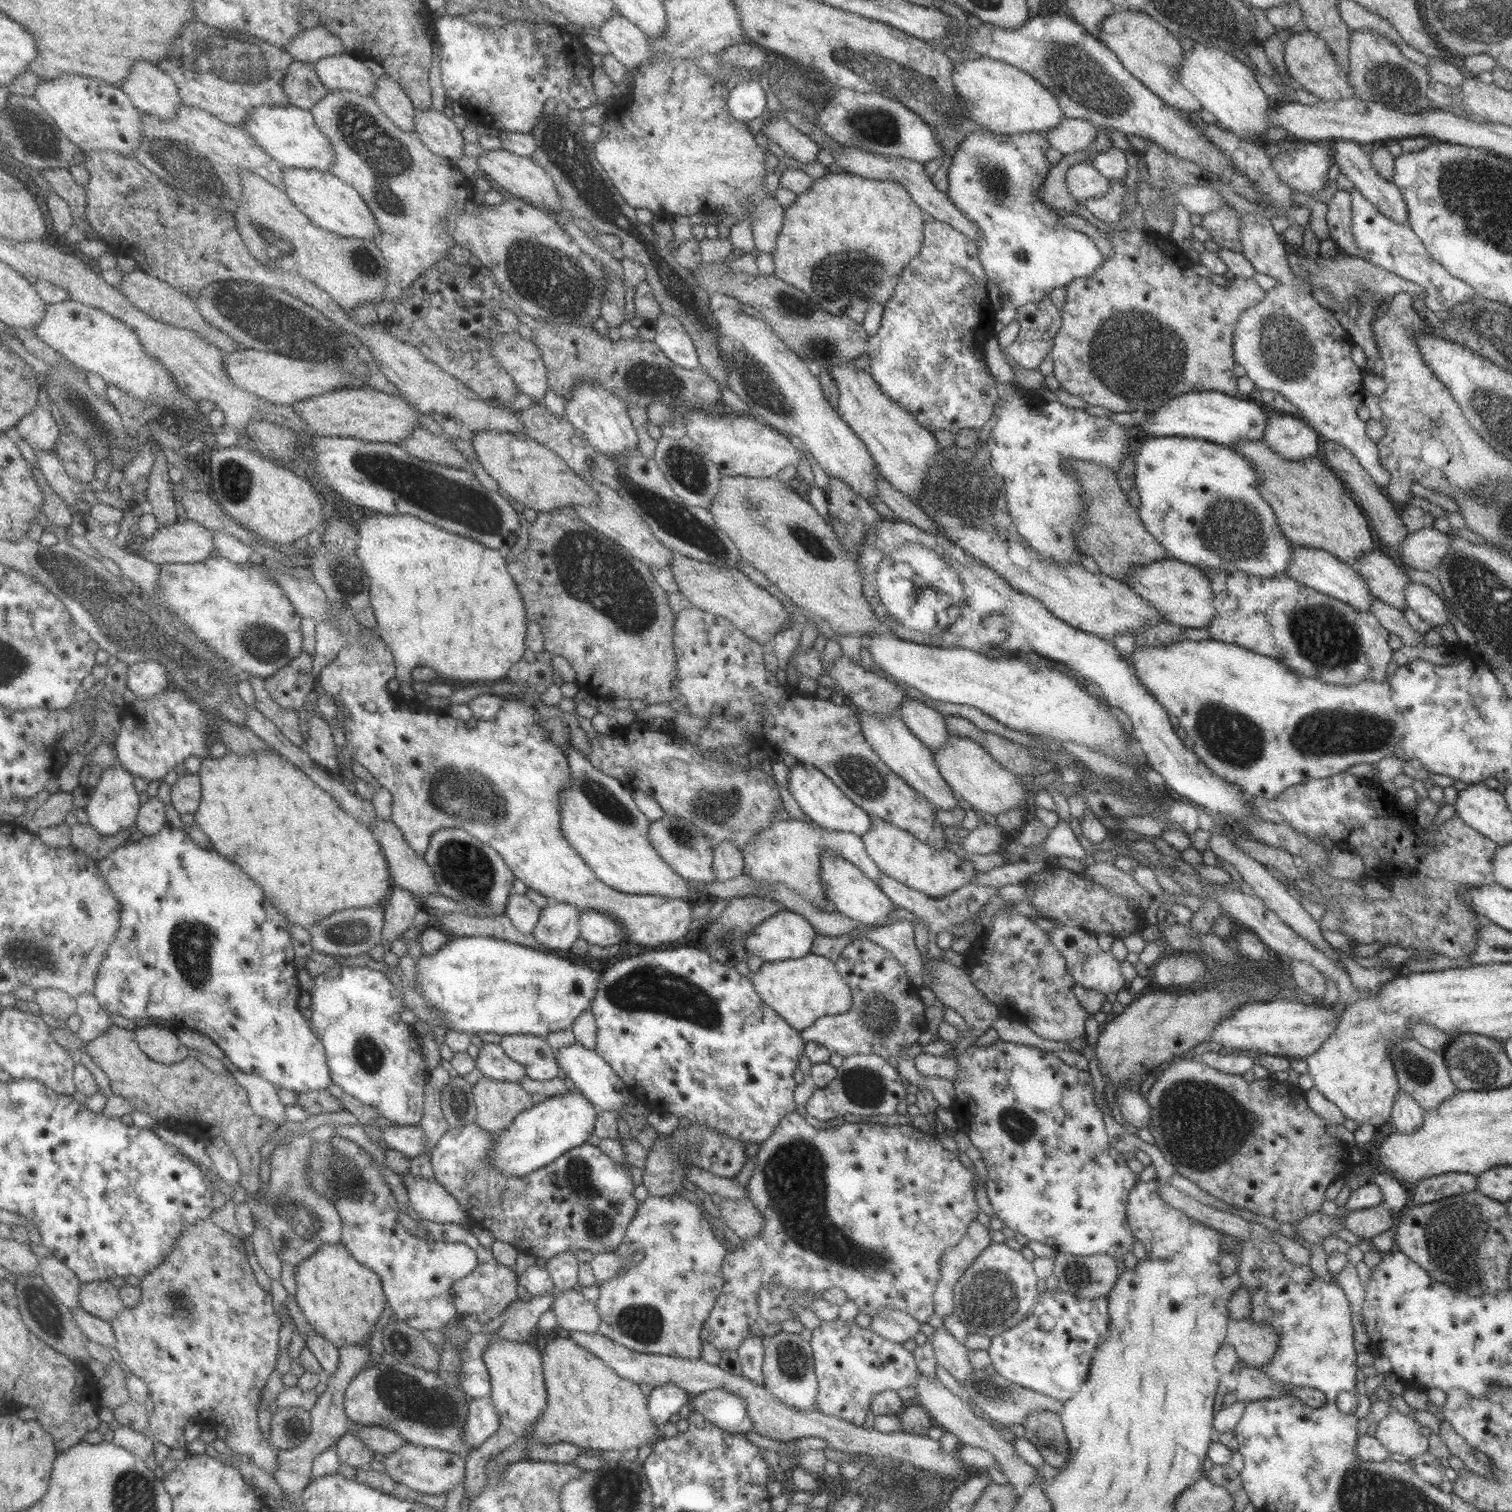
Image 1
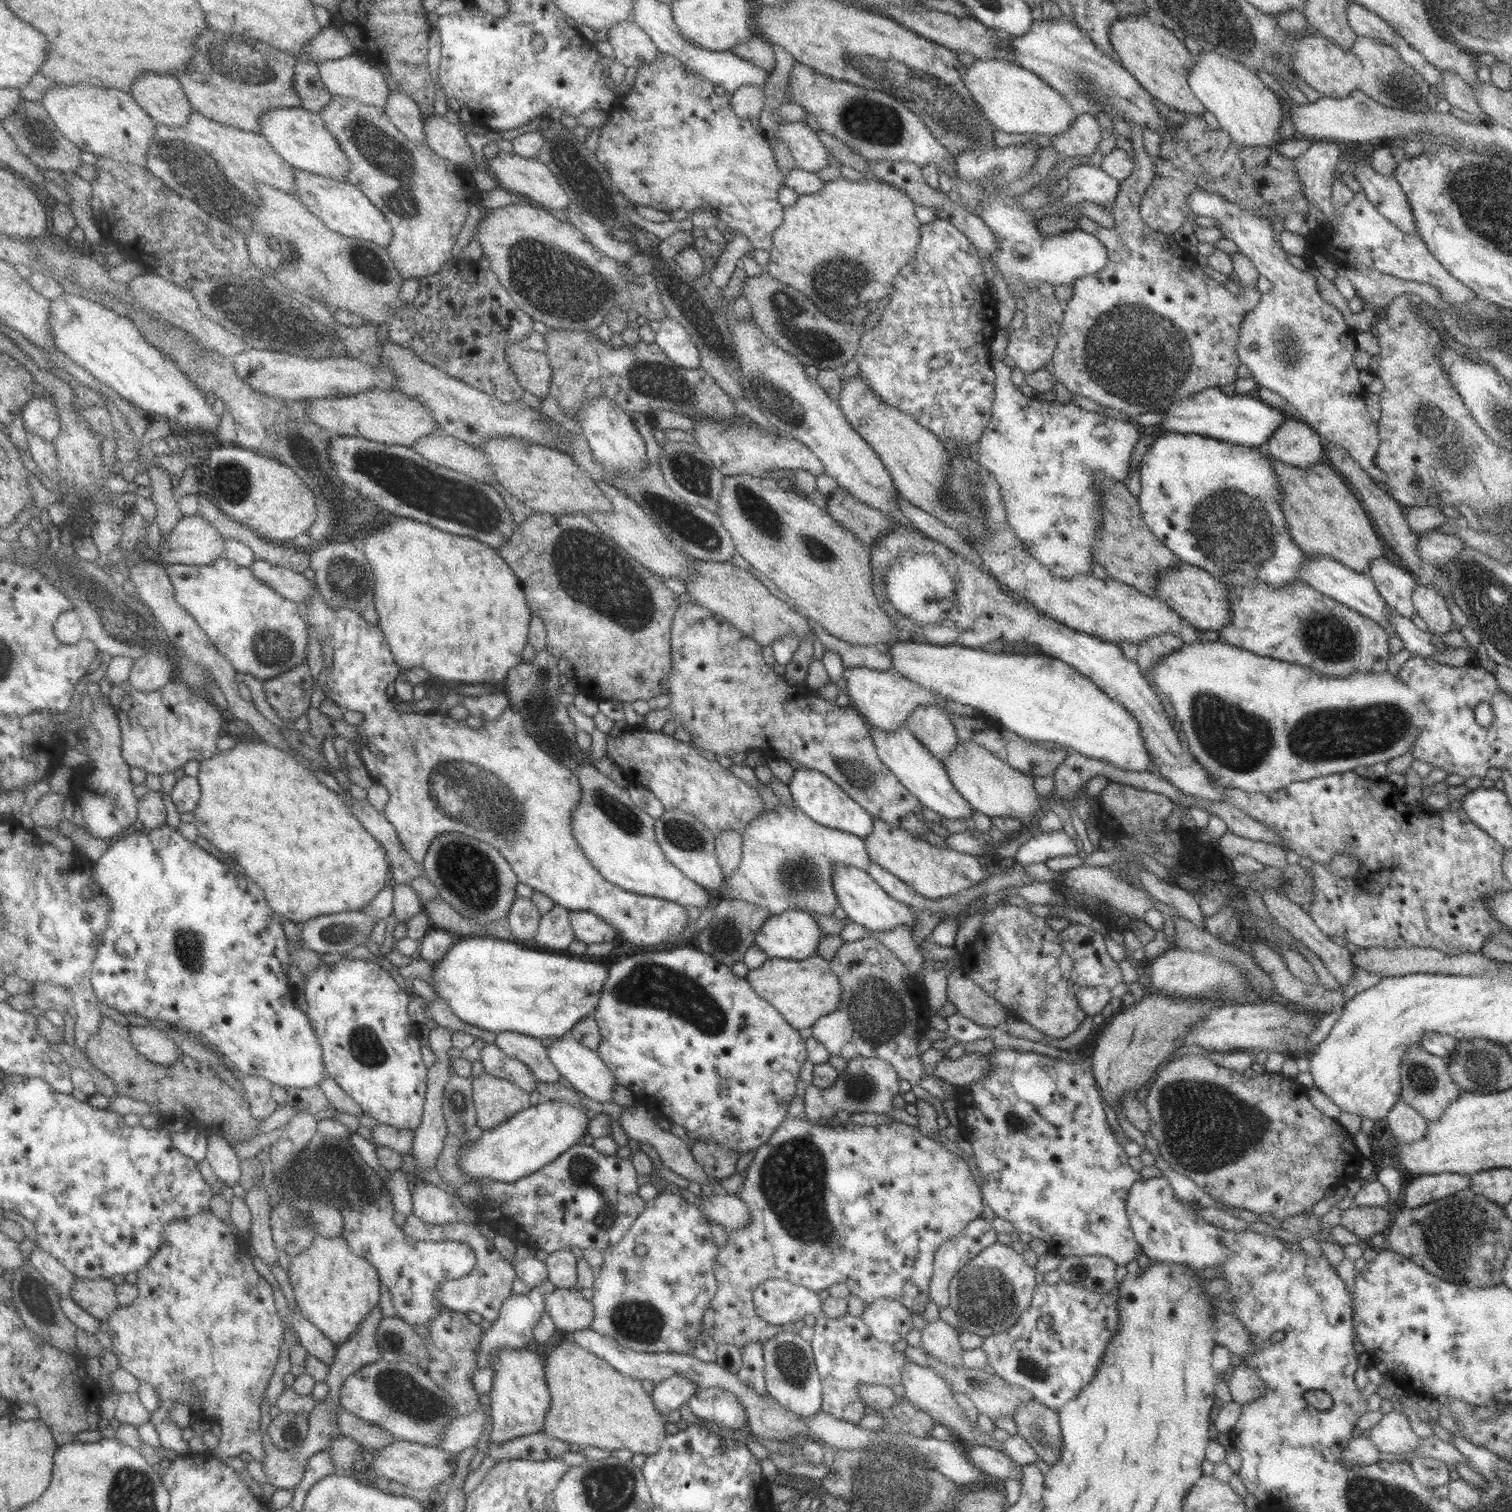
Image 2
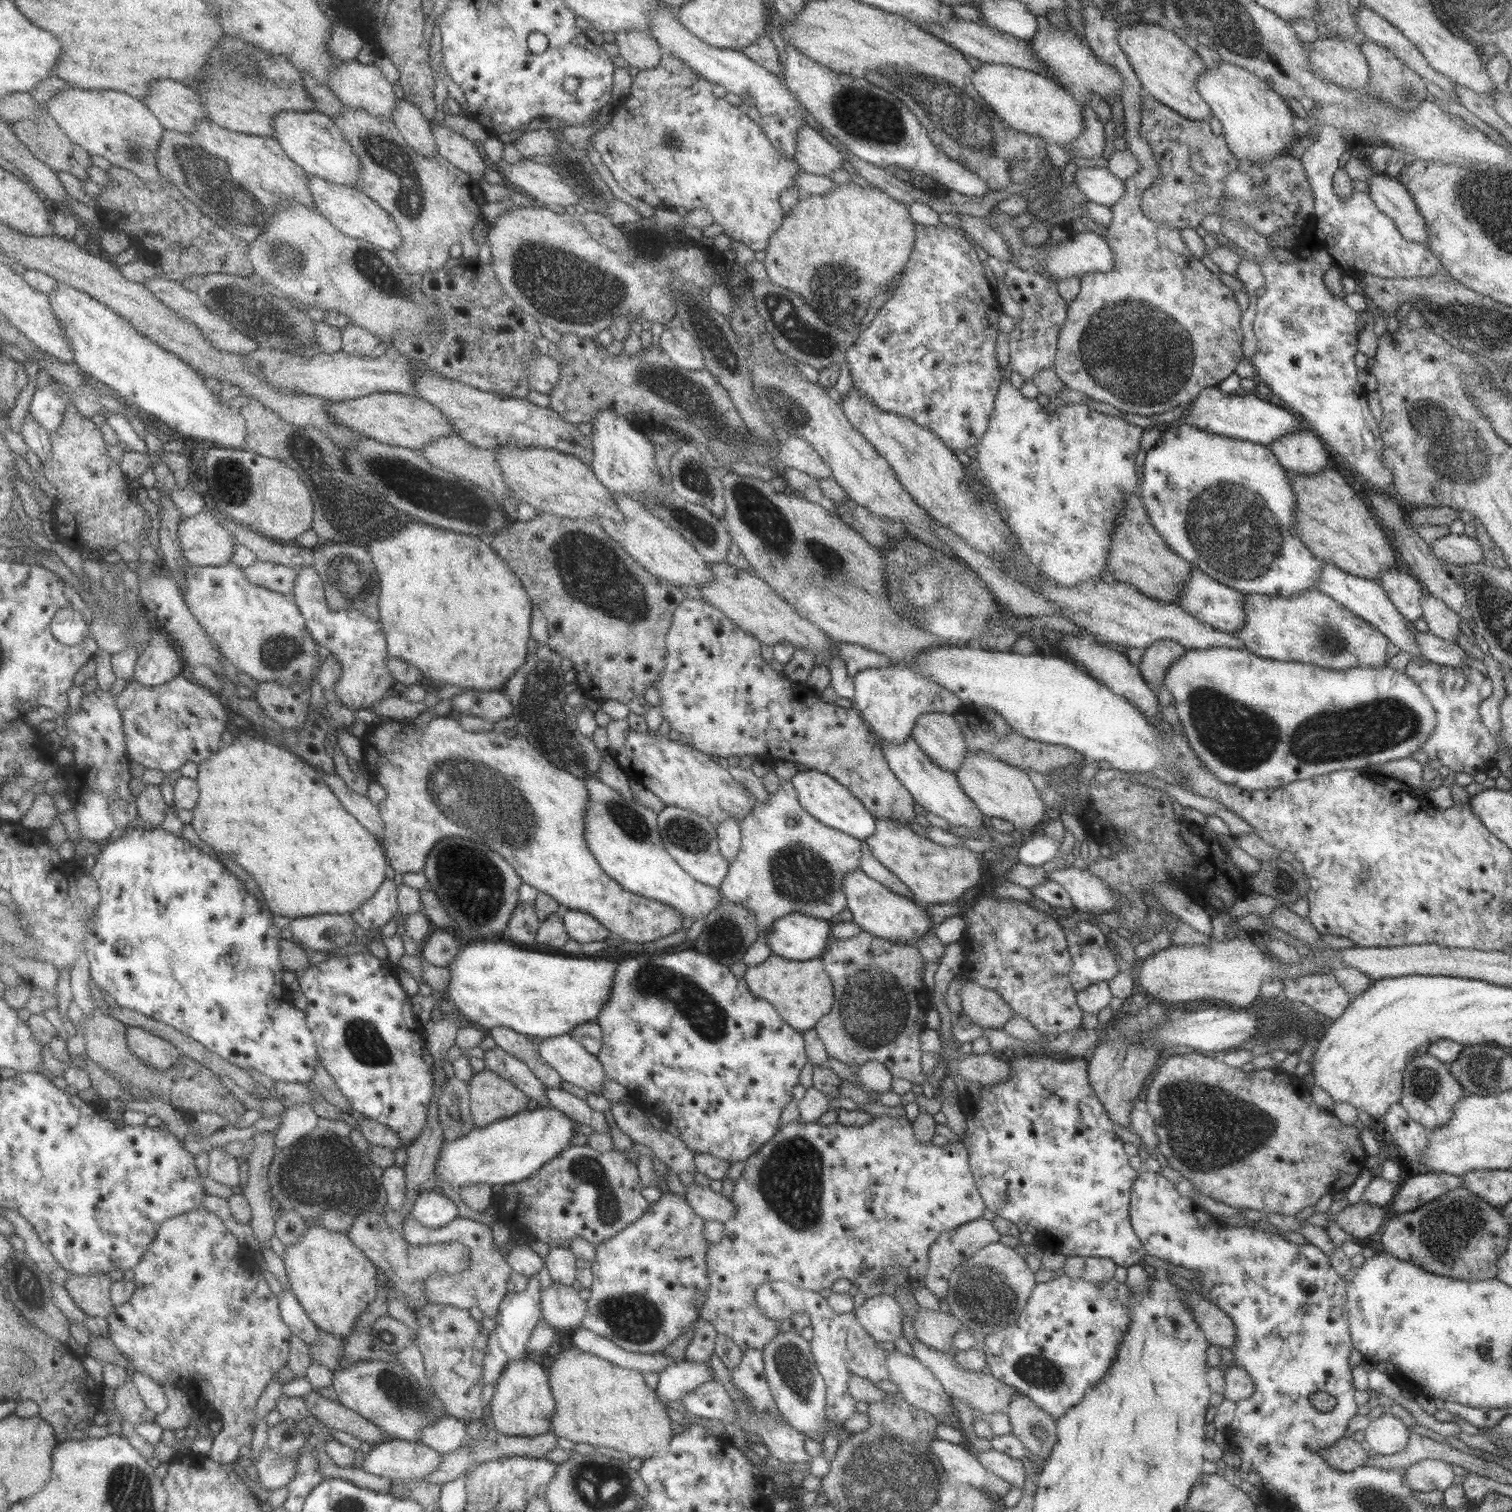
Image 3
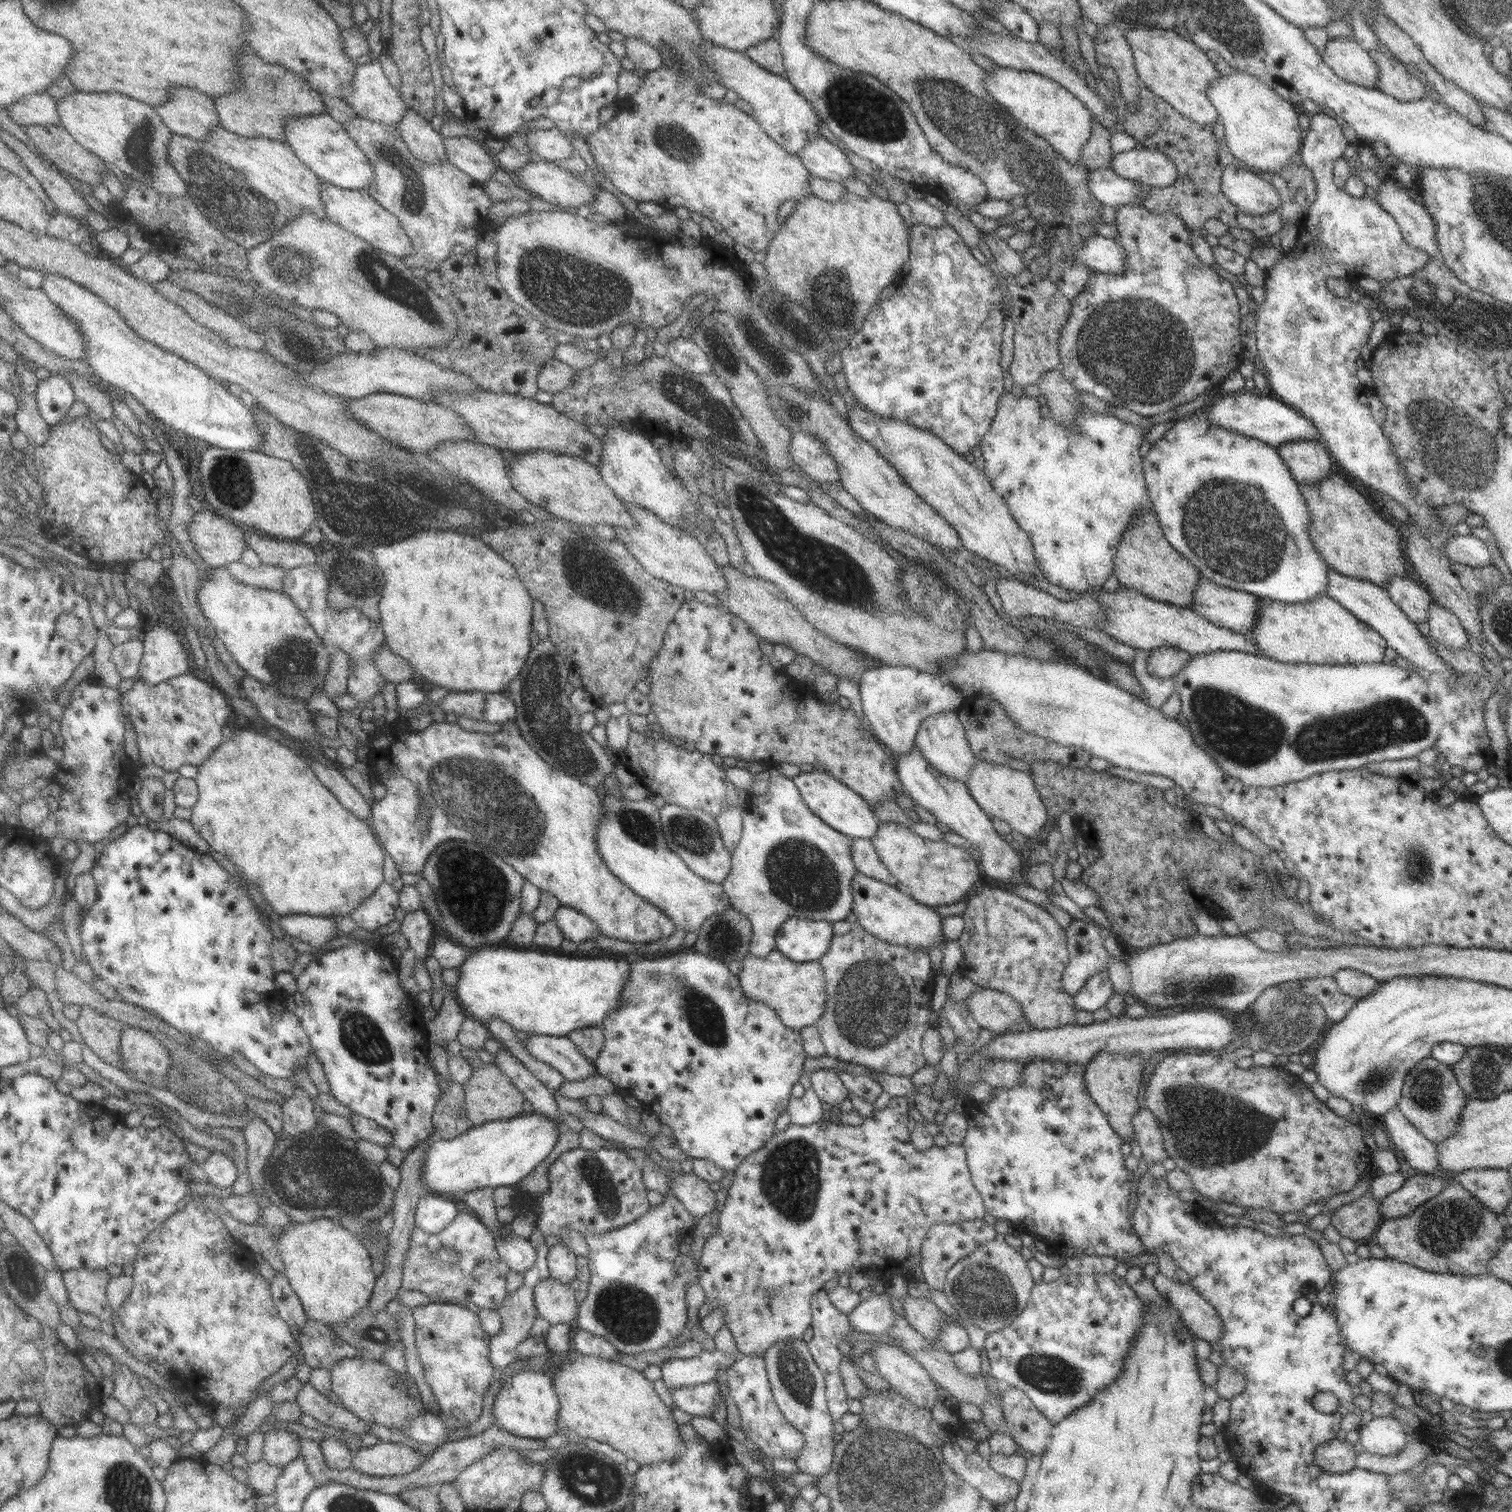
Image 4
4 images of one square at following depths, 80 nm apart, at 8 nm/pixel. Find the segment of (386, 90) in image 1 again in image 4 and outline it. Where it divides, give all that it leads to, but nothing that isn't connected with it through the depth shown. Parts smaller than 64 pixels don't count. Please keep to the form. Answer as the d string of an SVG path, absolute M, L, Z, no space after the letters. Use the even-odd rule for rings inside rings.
M408 109L399 125L405 141L419 159L430 164L440 164L449 159L445 137L416 109Z

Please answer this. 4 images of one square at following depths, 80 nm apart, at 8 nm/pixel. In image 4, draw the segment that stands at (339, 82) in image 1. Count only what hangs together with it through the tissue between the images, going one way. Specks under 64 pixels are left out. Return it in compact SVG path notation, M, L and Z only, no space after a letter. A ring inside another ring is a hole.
M378 58L372 64L357 66L353 89L345 99L363 117L390 124L399 124L410 109L404 94L392 86Z

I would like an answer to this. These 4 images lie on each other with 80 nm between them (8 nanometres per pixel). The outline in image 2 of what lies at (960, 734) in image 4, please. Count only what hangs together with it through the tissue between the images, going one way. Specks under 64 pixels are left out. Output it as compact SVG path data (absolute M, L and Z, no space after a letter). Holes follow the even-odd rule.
M920 706L906 718L906 727L914 737L922 740L922 746L930 750L934 758L944 762L960 740L947 713L932 706Z

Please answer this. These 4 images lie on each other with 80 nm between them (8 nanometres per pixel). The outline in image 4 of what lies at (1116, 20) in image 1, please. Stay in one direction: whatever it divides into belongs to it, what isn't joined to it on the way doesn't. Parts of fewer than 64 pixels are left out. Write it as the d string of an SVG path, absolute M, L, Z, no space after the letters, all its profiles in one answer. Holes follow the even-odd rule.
M1156 27L1127 30L1124 36L1132 49L1135 67L1143 85L1192 122L1212 125L1220 120L1206 91L1207 86L1222 74L1208 59L1205 50L1198 48L1191 37L1184 39L1175 31Z

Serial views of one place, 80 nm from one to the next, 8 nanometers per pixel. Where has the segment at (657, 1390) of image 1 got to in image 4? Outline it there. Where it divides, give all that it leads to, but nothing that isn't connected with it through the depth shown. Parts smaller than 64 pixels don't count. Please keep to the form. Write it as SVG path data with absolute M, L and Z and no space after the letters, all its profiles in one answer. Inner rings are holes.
M705 1350L700 1356L687 1359L674 1357L660 1364L662 1380L669 1391L683 1386L694 1386L715 1380L716 1372L736 1362L735 1356L724 1355L722 1351Z

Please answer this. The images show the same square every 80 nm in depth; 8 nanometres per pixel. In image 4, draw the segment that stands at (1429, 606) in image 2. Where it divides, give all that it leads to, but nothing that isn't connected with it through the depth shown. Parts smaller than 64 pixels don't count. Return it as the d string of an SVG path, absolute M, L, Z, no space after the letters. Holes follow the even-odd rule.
M1434 602L1428 609L1429 638L1453 649L1468 647L1467 630L1459 618L1442 605Z

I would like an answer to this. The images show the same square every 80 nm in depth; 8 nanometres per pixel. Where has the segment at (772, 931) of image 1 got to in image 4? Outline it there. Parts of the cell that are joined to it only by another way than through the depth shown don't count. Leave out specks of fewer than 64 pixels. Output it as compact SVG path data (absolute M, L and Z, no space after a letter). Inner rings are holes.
M791 916L778 927L775 948L794 962L819 961L834 935L831 922Z

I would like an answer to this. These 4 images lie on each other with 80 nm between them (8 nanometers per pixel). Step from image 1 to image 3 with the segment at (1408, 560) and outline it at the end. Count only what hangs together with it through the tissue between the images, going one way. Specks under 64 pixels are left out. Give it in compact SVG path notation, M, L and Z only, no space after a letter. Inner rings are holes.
M1449 533L1431 542L1431 551L1434 556L1444 562L1463 565L1486 560L1481 549L1481 543L1475 538Z

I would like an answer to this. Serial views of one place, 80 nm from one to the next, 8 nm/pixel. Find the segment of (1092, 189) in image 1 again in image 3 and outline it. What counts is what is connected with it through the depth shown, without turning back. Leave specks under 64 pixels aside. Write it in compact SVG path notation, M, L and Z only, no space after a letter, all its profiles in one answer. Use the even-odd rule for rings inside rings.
M1080 165L1075 170L1073 182L1088 201L1102 206L1111 207L1125 191L1124 180L1114 176L1107 166L1085 167Z

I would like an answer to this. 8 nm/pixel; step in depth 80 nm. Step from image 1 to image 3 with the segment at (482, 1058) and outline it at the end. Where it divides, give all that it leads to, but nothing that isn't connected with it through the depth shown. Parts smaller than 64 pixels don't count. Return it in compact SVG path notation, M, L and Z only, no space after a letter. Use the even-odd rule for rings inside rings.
M500 1046L488 1050L484 1060L486 1068L497 1071L504 1078L517 1083L530 1098L539 1102L540 1107L550 1106L551 1102L545 1095L545 1084L530 1070L526 1062Z

